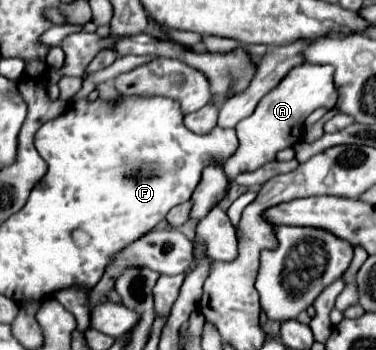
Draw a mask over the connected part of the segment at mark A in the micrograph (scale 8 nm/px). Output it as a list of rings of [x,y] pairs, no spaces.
[[[301,64],[293,68],[269,94],[259,100],[253,114],[235,126],[239,136],[239,150],[225,164],[227,190],[239,174],[253,172],[263,164],[273,162],[279,150],[297,144],[297,132],[301,140],[303,122],[315,108],[335,108],[339,94],[333,84],[333,72],[335,68],[329,64]]]

